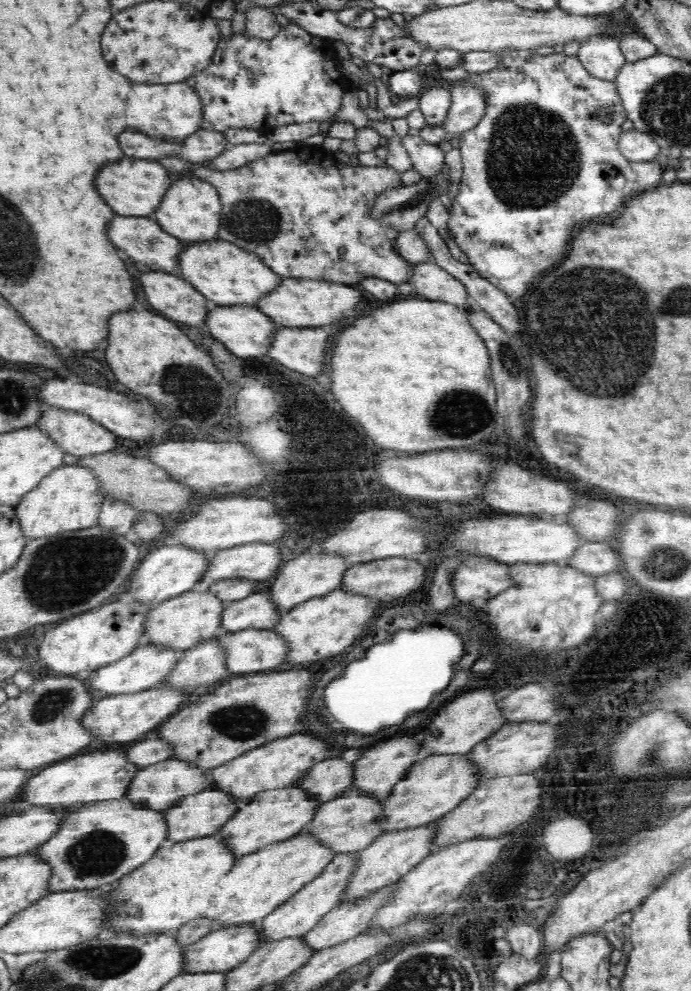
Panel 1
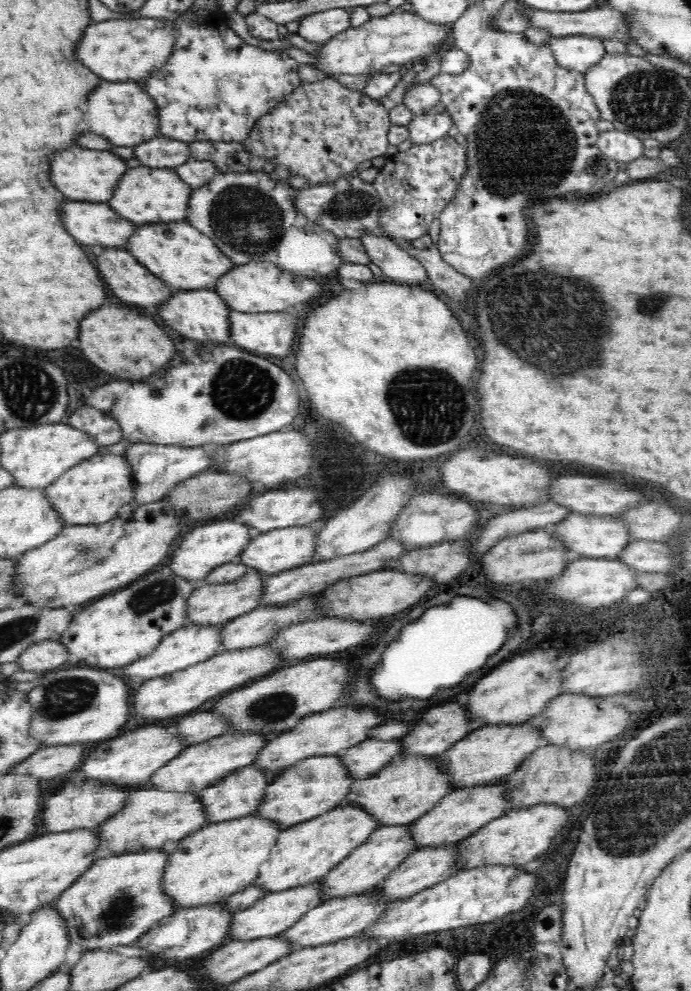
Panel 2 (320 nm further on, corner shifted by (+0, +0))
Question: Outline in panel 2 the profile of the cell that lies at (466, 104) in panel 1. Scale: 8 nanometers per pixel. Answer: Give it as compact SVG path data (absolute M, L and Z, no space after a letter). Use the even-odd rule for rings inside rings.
M446 110L438 114L417 115L407 127L414 144L426 144L446 137L454 123L453 113Z

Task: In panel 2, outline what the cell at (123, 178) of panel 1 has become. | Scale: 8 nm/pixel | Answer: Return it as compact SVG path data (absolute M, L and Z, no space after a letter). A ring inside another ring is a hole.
M75 144L74 148L70 148L70 152L64 152L62 156L58 156L58 160L54 160L53 170L54 184L72 201L110 204L132 168L126 164L124 158L112 151L94 150Z

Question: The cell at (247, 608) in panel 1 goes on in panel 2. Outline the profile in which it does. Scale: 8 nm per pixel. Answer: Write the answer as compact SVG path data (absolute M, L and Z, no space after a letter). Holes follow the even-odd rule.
M379 542L373 549L363 552L360 555L345 556L345 558L334 559L328 563L314 563L303 565L289 571L282 571L275 575L270 575L263 580L262 590L260 590L260 605L264 607L289 607L302 599L311 599L320 595L322 590L326 590L328 586L356 575L366 575L374 571L384 564L384 558L396 558L400 556L404 550L398 546L398 543Z

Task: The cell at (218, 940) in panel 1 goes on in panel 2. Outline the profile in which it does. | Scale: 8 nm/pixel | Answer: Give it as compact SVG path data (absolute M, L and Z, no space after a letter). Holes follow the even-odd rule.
M317 883L314 886L308 885L293 888L289 891L264 894L250 908L231 916L230 922L226 926L226 936L223 937L224 943L250 943L265 938L276 937L282 934L286 928L296 924L302 918L303 913L308 912L311 908L320 906L320 902Z

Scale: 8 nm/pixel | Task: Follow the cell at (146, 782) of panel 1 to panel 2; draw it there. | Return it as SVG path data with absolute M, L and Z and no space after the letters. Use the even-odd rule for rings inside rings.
M226 732L212 740L183 749L173 760L158 768L151 776L151 788L162 792L197 794L216 785L238 769L254 763L266 740L260 735Z

